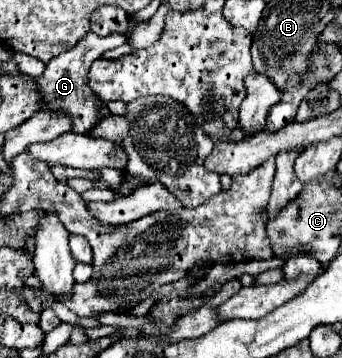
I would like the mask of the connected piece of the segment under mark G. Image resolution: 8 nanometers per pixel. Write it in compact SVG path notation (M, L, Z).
M88 32L88 36L84 36L74 48L62 52L60 56L52 58L46 64L46 70L42 76L32 78L36 84L36 90L40 92L40 106L42 110L50 110L50 112L62 112L70 118L72 122L72 132L74 134L88 134L96 122L98 122L98 110L102 106L106 106L106 102L98 96L94 96L92 88L88 86L88 68L90 64L100 58L104 52L120 46L126 42L124 34L110 34L110 36L98 36L94 32Z

